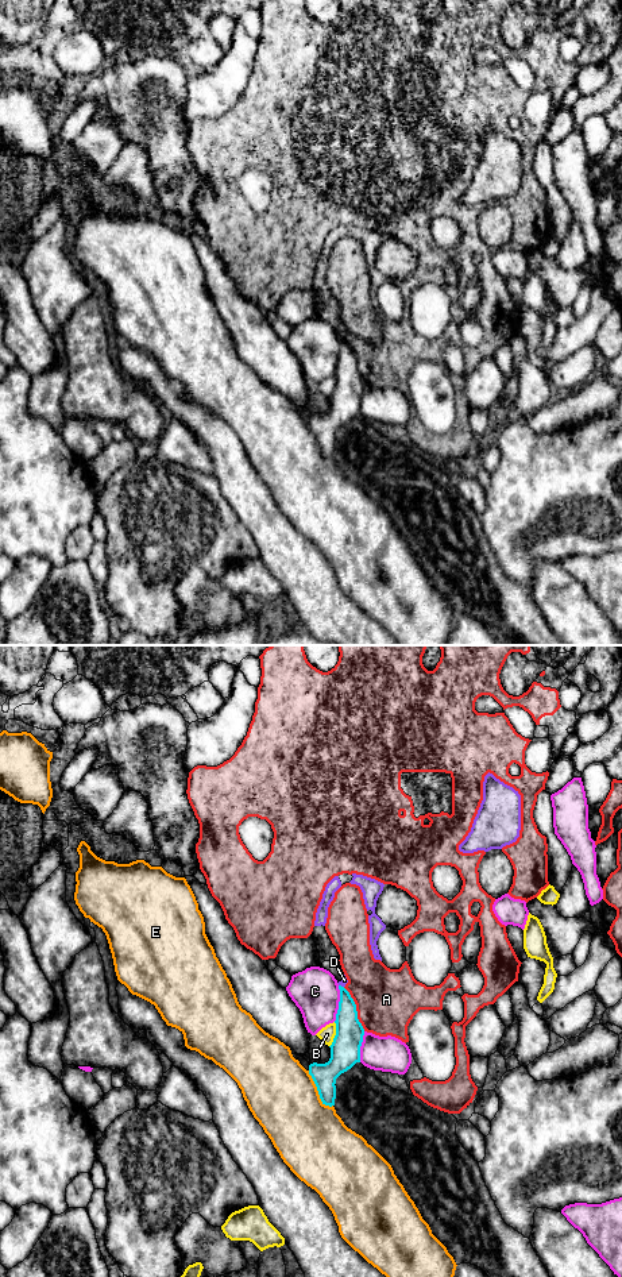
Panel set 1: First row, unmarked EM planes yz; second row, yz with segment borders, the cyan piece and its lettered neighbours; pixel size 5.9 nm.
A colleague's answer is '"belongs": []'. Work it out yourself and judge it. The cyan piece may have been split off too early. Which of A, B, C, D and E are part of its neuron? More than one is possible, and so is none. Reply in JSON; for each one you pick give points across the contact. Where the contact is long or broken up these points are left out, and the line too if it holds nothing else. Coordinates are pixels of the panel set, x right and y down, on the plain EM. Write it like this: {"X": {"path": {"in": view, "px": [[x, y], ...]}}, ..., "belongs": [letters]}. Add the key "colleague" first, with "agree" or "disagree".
{"colleague": "agree", "belongs": []}

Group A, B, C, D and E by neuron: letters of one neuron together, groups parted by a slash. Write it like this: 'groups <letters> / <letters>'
groups A D / B / C / E

